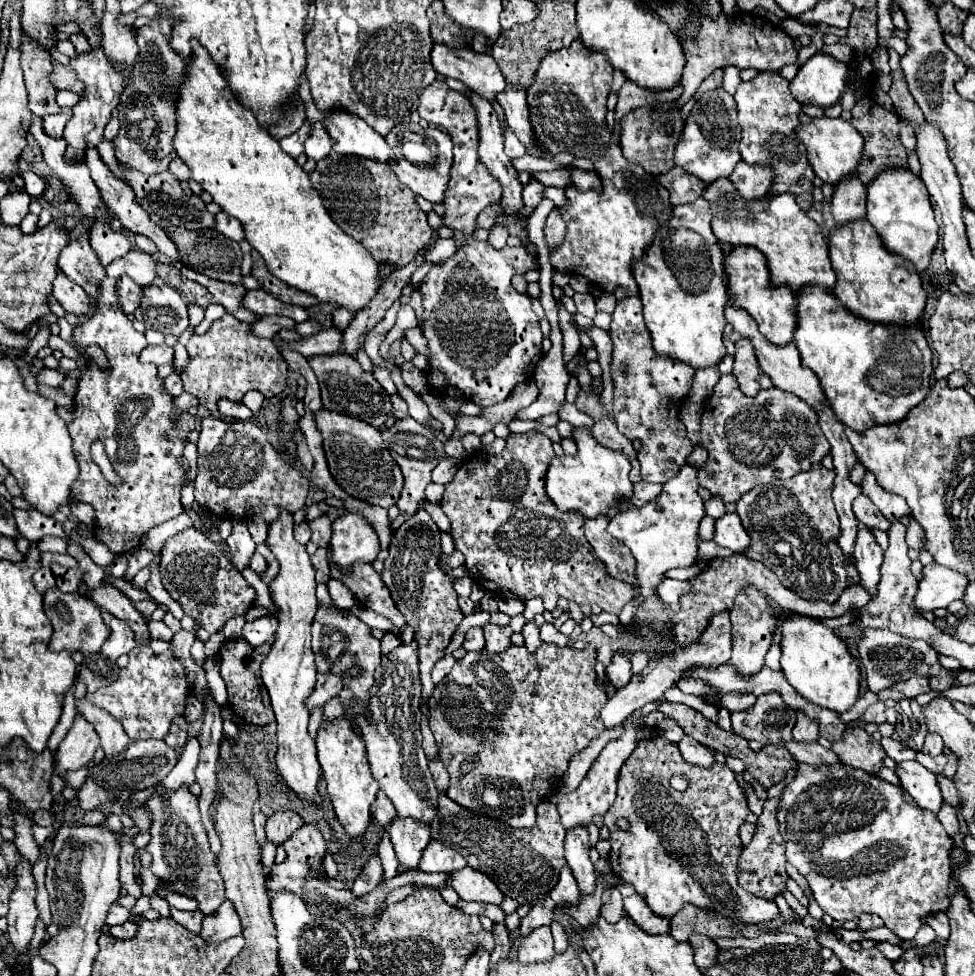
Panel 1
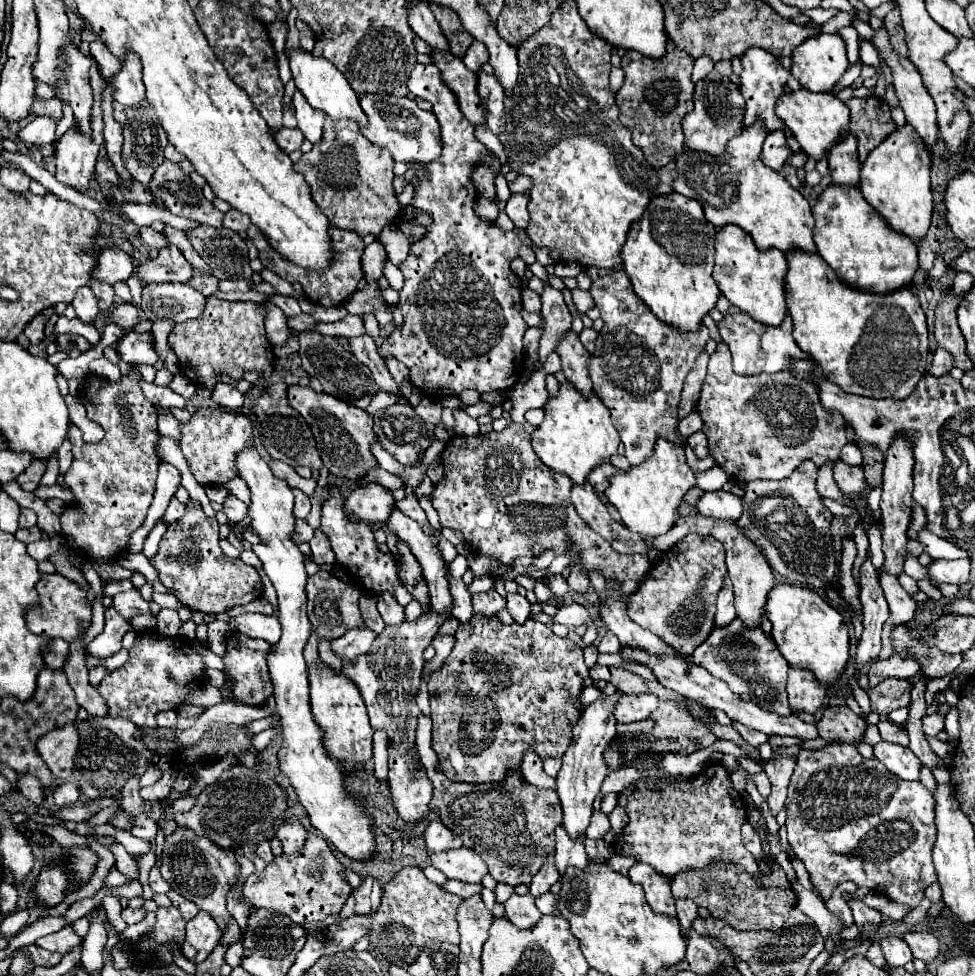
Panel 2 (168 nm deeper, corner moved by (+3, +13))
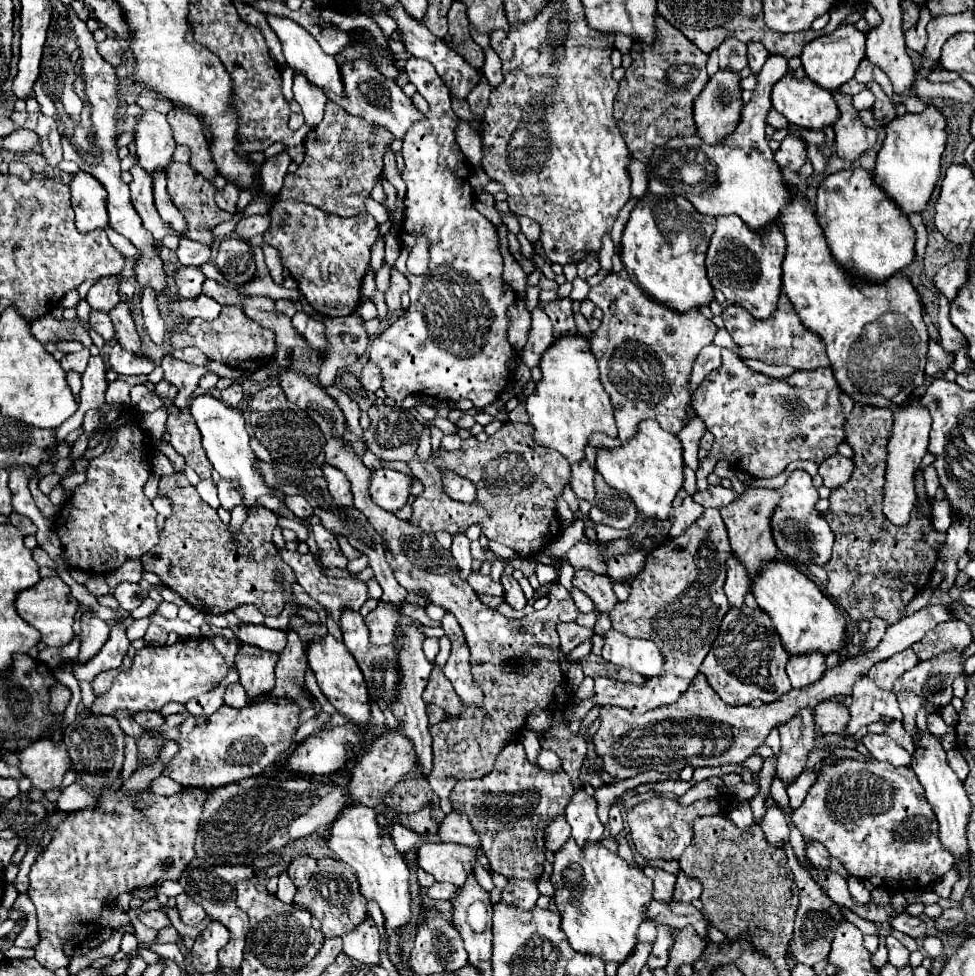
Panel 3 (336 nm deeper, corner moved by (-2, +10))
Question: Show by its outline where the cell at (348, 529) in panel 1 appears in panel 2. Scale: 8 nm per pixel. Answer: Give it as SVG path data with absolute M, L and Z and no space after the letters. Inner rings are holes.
M368 482L352 490L352 494L346 498L346 512L368 526L370 522L382 524L384 520L388 520L388 514L392 514L392 504L394 496L388 488L376 482Z

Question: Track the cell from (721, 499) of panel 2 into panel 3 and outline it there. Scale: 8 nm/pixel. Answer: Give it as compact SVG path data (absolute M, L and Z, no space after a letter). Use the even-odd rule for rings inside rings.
M709 485L705 491L699 491L693 499L703 505L705 509L721 509L721 507L727 507L729 503L733 503L739 495L733 491L733 489L725 489L723 485Z

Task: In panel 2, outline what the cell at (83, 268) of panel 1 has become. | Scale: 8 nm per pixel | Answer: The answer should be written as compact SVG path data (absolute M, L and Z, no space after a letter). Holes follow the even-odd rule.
M90 280L90 282L88 282L88 288L96 294L98 304L100 304L100 312L110 312L110 308L112 308L112 306L114 306L114 302L116 302L114 288L112 288L112 286L108 286L108 284L96 282L96 280Z

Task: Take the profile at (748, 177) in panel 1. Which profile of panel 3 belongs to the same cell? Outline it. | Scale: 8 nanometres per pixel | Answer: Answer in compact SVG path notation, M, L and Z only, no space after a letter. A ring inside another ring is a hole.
M785 137L785 141L781 143L781 147L773 153L775 161L781 169L791 169L791 171L799 171L803 163L807 163L807 151L805 145L795 139L795 137Z

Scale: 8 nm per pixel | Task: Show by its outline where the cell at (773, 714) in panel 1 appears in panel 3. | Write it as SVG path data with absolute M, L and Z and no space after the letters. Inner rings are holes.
M743 605L741 609L729 609L729 613L723 617L719 635L713 641L713 649L705 657L699 671L729 705L747 705L753 699L773 703L781 695L791 691L789 677L785 673L787 659L789 655L785 653L769 621L769 615L761 609L753 611Z

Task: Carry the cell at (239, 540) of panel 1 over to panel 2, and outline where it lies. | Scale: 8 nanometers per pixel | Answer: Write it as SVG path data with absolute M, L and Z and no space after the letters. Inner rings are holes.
M232 494L226 496L226 500L224 500L222 506L224 506L224 514L228 516L228 520L232 524L234 522L240 522L246 516L246 512L248 512L248 506L242 500L238 500L236 496L232 496Z

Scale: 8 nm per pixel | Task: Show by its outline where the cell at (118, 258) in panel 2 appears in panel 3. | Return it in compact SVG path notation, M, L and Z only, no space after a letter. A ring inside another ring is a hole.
M107 275L101 277L87 293L87 303L97 309L97 311L109 311L113 305L119 303L119 285L125 281L123 277L117 275Z

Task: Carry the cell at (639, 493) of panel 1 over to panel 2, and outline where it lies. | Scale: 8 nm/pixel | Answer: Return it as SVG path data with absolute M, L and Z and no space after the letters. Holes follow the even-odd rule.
M605 464L592 470L587 477L587 480L590 484L592 484L592 488L594 488L598 494L602 494L602 492L604 492L609 486L608 478L610 478L612 474L620 472L621 471L618 468L611 464Z

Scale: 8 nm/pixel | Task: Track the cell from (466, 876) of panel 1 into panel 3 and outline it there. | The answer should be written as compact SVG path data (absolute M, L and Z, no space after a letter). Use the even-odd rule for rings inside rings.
M425 843L417 851L417 863L421 869L431 873L437 881L453 883L457 887L467 883L467 877L473 873L473 863L477 861L477 851L465 845L453 845L453 843Z

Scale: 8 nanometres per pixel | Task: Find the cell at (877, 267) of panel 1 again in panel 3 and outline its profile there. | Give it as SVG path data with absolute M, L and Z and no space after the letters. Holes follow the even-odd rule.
M851 167L843 169L837 173L831 173L817 189L817 199L815 199L815 217L817 223L823 229L823 235L827 239L827 245L837 259L837 263L847 271L857 275L859 279L867 283L885 283L889 277L903 273L915 257L915 229L911 227L909 219L897 209L893 199L885 195L875 183L873 175L865 169Z

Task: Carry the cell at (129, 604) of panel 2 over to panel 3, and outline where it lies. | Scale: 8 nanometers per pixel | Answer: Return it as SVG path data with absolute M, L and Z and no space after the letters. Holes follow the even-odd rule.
M119 583L113 595L115 595L115 599L119 601L119 607L125 609L125 611L137 609L137 607L149 597L147 589L143 589L143 587L137 585L137 583Z

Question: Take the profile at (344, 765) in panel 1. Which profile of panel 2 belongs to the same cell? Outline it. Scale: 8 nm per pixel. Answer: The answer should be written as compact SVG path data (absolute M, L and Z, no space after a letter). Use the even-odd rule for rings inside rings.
M324 662L308 666L308 678L310 678L310 704L316 722L320 724L324 732L324 744L332 758L350 764L360 766L366 760L372 758L372 726L368 722L366 706L360 696L360 690L356 684L352 684L346 674L330 668Z

